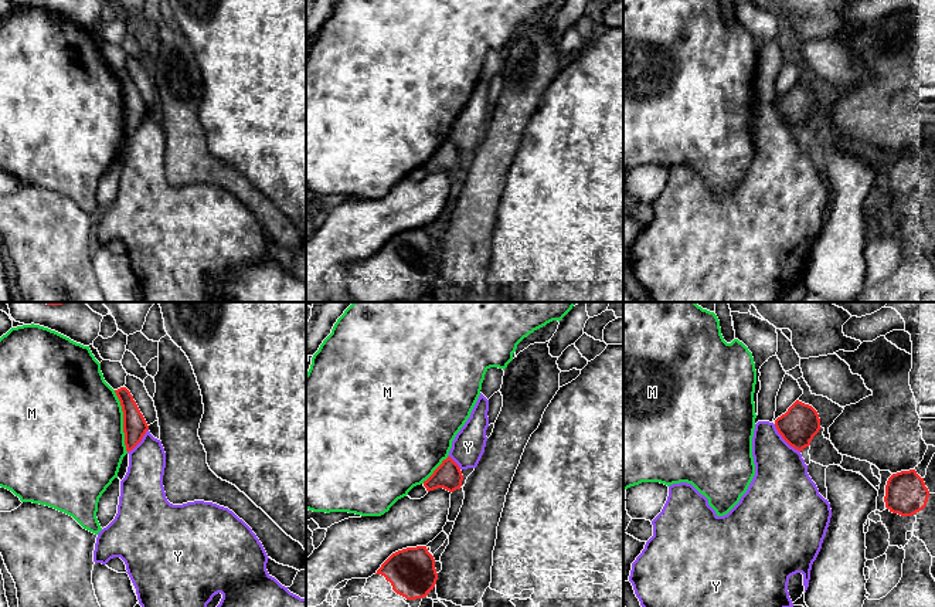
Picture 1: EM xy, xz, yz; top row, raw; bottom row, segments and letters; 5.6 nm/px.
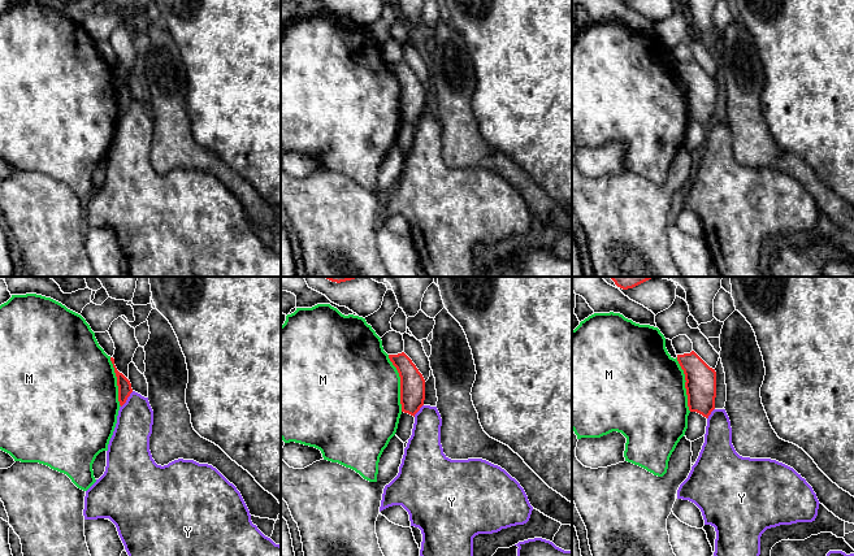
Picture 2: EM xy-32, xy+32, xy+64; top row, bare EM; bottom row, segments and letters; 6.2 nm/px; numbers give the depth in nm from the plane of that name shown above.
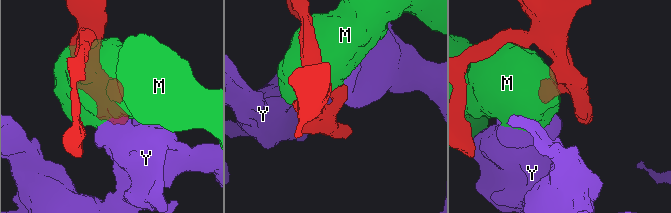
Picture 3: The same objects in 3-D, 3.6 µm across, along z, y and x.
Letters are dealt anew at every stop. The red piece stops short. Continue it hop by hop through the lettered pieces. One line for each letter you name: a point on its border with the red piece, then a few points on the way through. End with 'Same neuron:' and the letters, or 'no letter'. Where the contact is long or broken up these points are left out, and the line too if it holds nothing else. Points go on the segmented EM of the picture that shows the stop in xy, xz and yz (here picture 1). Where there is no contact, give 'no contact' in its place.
Same neuron: no letter

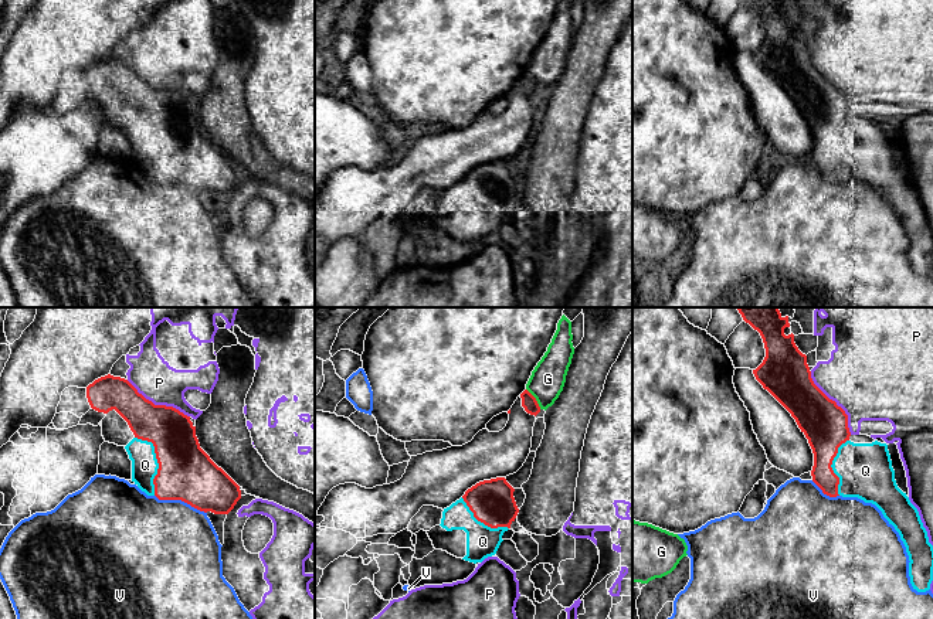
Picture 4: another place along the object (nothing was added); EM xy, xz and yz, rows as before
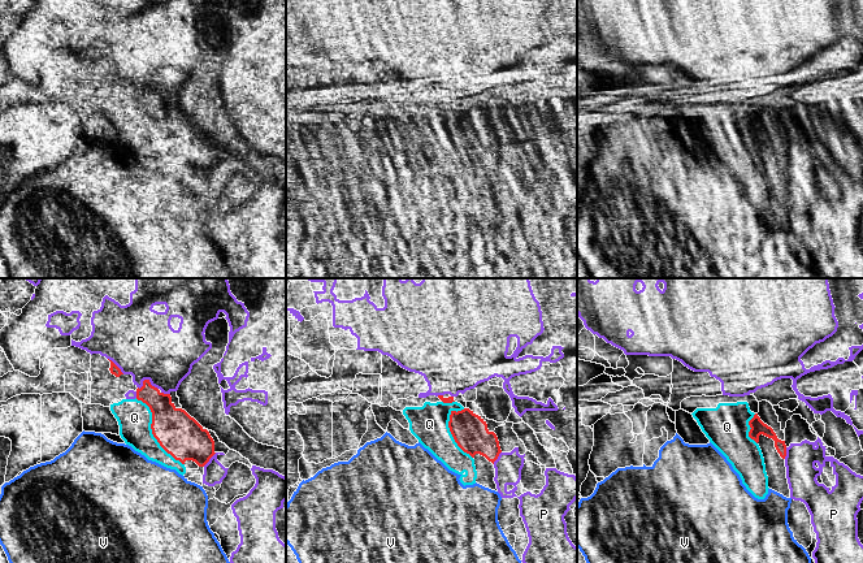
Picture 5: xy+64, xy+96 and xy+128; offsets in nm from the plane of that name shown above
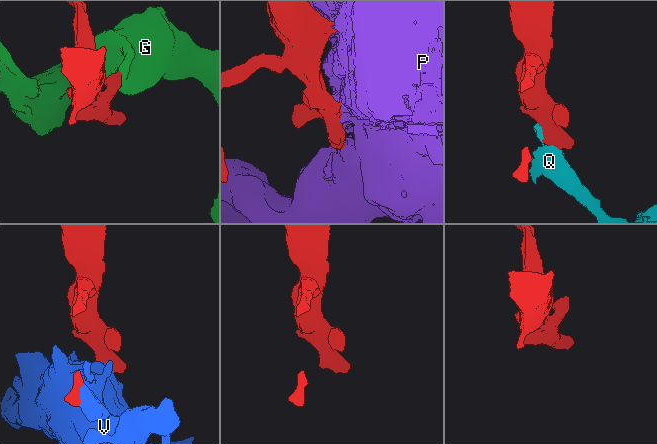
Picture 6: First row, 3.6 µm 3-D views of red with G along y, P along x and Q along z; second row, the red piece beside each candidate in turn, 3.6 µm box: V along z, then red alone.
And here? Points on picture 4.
Q: contact xy (158, 461)
Same neuron: Q

